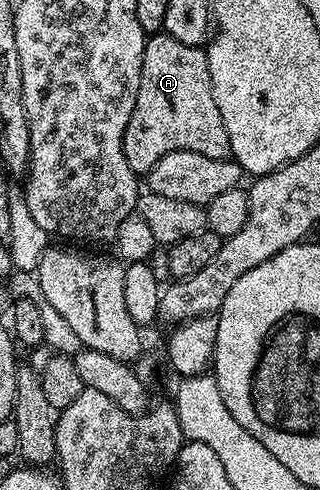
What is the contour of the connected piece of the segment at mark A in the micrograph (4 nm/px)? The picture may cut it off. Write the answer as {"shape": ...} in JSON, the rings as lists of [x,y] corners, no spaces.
{"shape":[[[155,33],[147,39],[147,44],[143,50],[143,60],[141,61],[141,85],[137,89],[137,105],[133,109],[133,117],[129,117],[129,125],[125,125],[123,152],[125,153],[125,161],[129,161],[129,169],[133,169],[136,176],[143,177],[146,176],[148,171],[153,169],[153,165],[157,165],[157,161],[161,157],[165,157],[165,153],[173,153],[174,151],[192,151],[193,153],[201,153],[205,157],[213,157],[214,159],[231,158],[229,133],[225,133],[225,121],[217,109],[217,101],[213,101],[213,85],[211,84],[211,78],[209,77],[209,61],[207,60],[206,50],[204,50],[203,47],[185,45],[185,41],[177,41],[177,37],[173,37],[172,35]]]}

